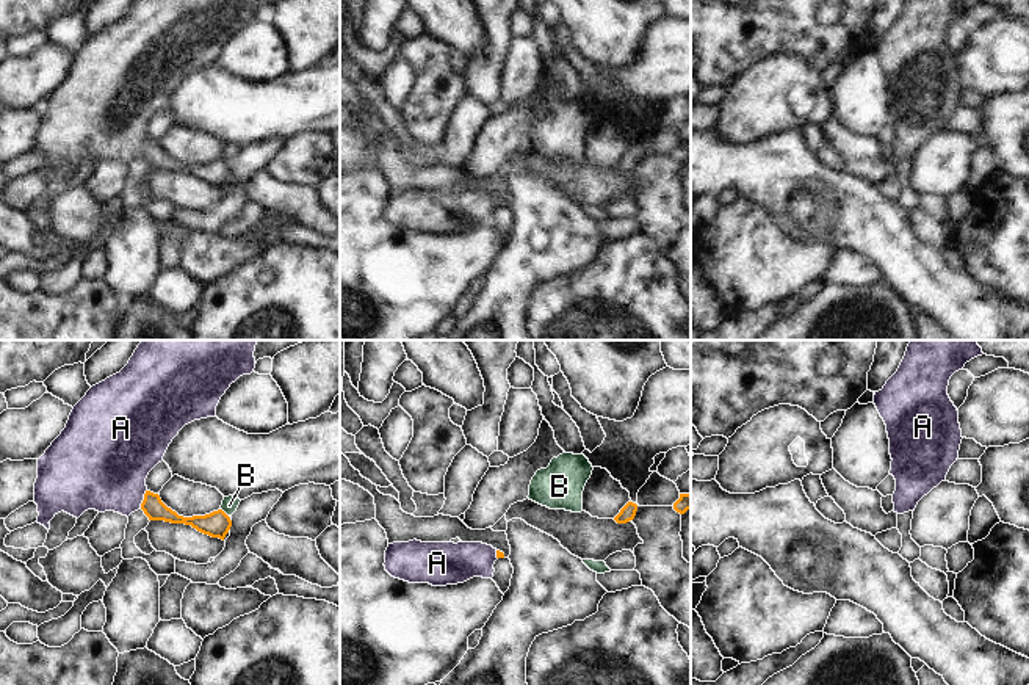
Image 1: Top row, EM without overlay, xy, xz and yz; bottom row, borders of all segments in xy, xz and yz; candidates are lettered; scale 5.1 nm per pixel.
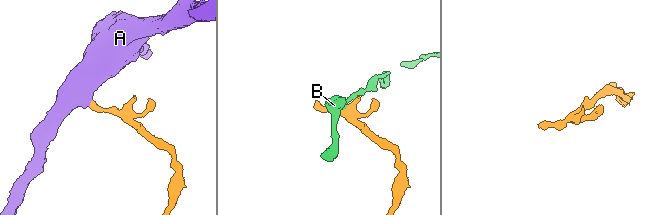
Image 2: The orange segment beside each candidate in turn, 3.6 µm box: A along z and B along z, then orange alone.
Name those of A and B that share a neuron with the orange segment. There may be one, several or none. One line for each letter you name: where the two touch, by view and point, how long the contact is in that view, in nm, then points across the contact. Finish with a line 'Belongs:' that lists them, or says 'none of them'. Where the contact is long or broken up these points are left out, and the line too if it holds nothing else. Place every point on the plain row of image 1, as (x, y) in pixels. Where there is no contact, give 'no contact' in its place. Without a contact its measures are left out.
A: contact xy (144, 148); length 100 nm; way xy (154, 157), (144, 148), (135, 144), (107, 116)
Belongs: A

